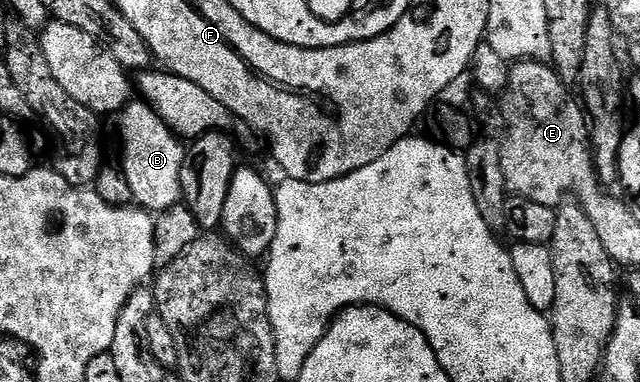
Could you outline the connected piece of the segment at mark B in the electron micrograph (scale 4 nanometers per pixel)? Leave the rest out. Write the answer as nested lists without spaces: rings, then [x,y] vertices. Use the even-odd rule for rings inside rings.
[[[142,99],[131,100],[117,114],[118,137],[122,140],[120,168],[132,187],[134,201],[141,208],[157,215],[182,200],[180,175],[186,162],[187,146],[183,138],[165,125],[164,119]]]

